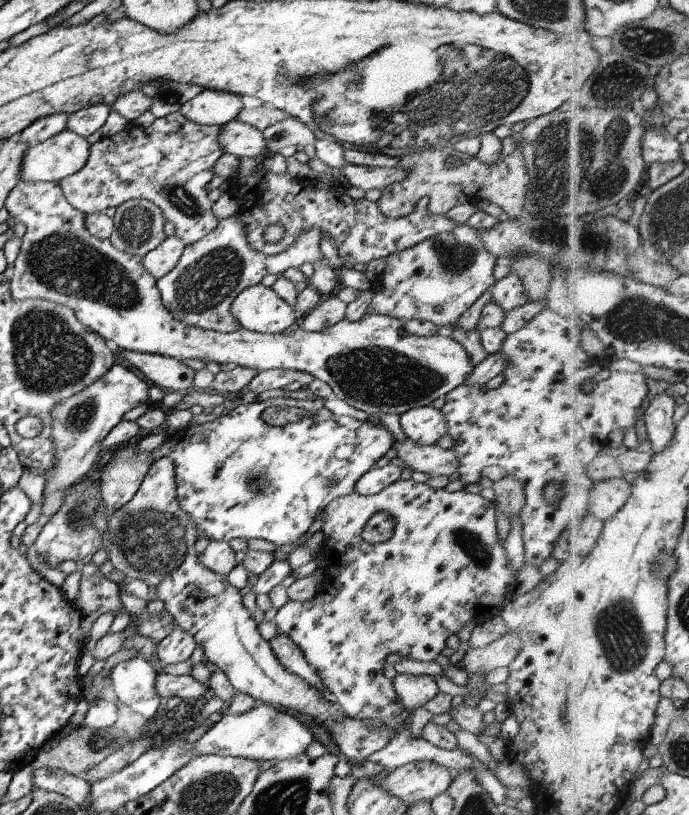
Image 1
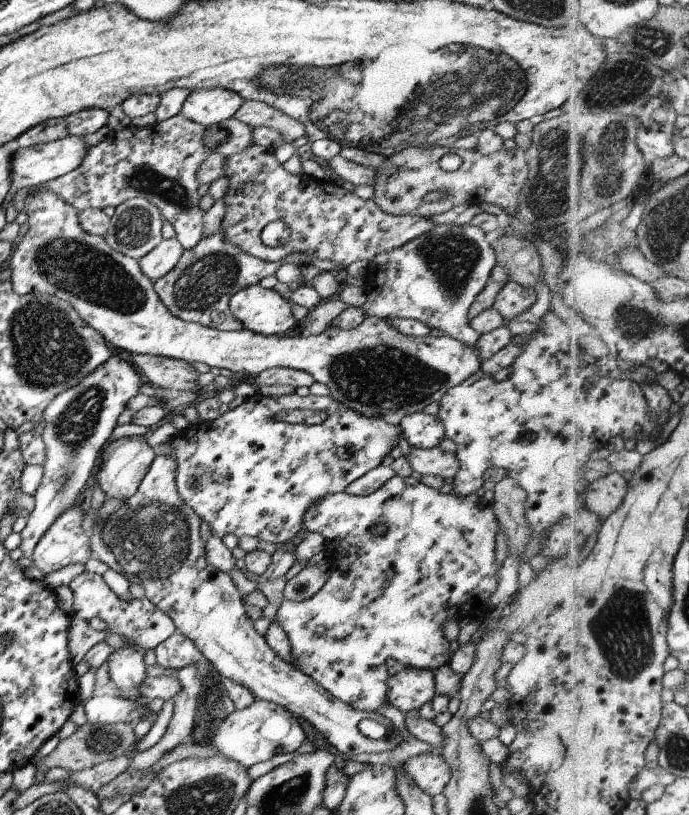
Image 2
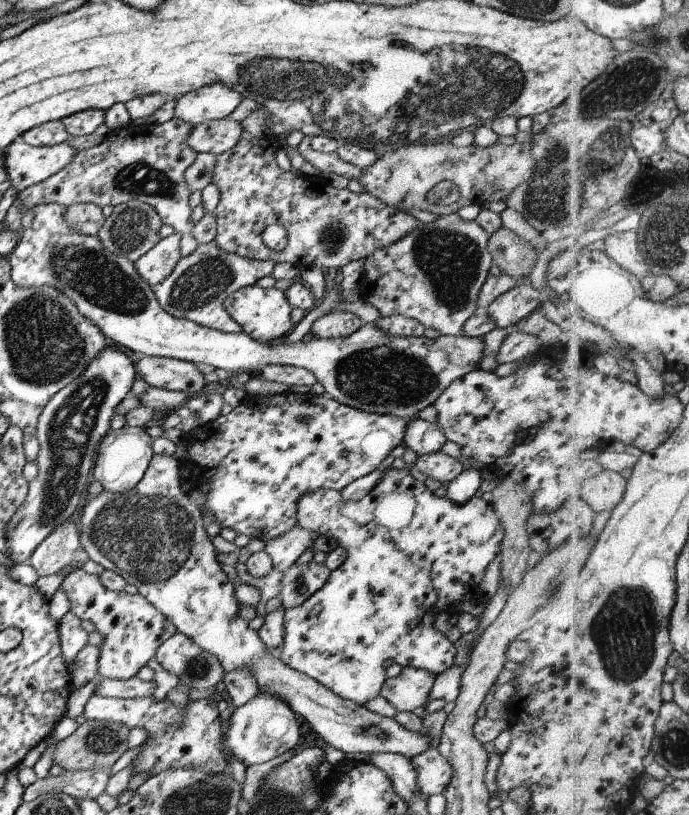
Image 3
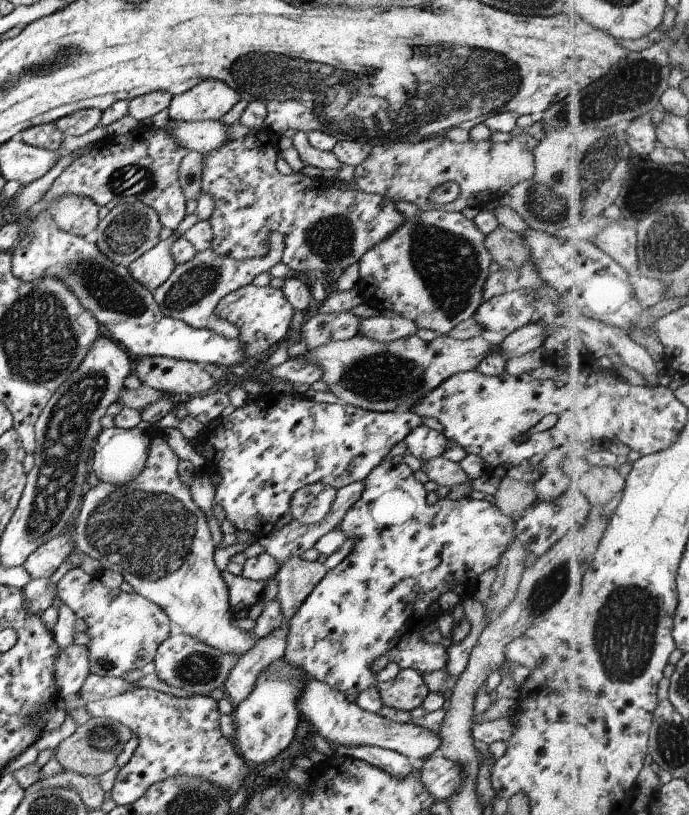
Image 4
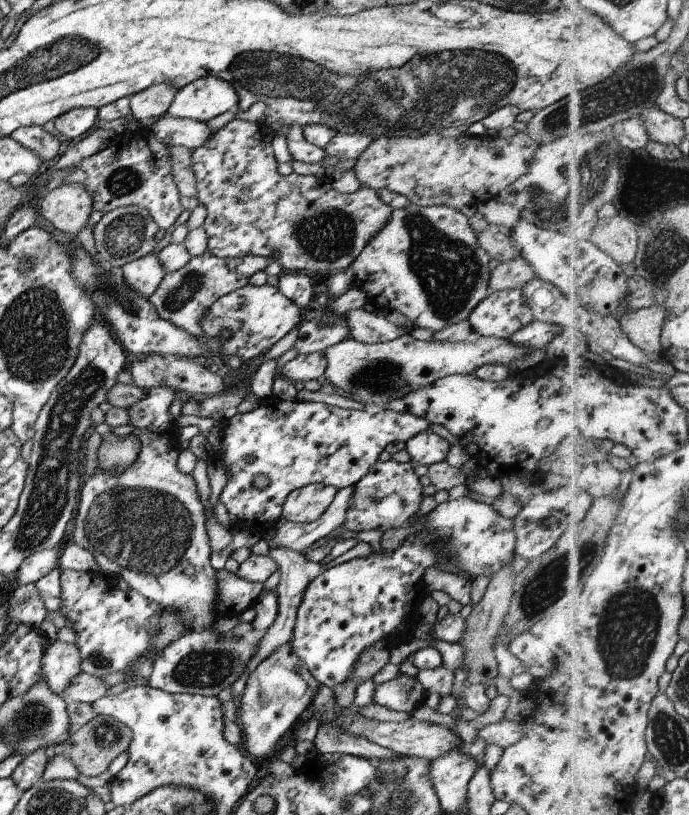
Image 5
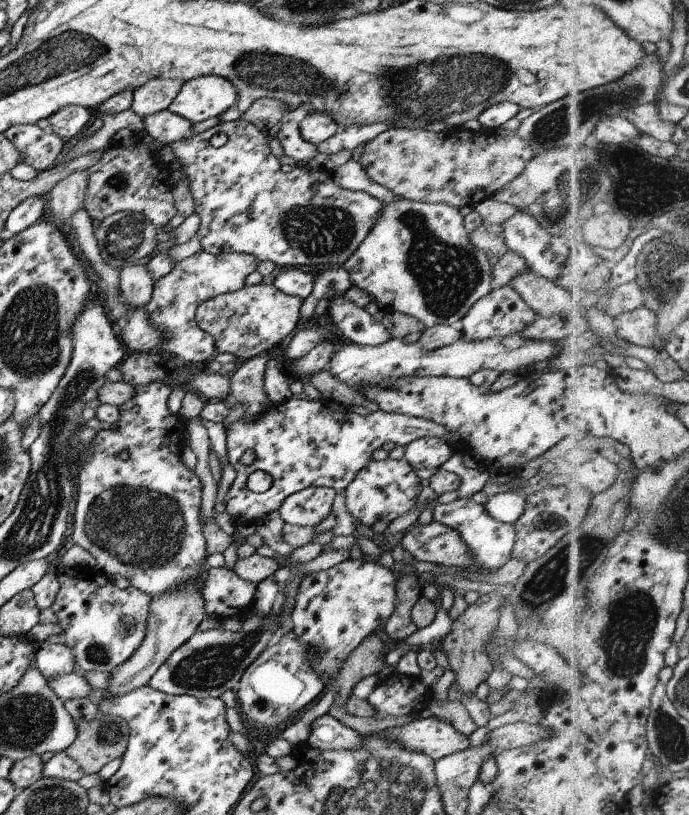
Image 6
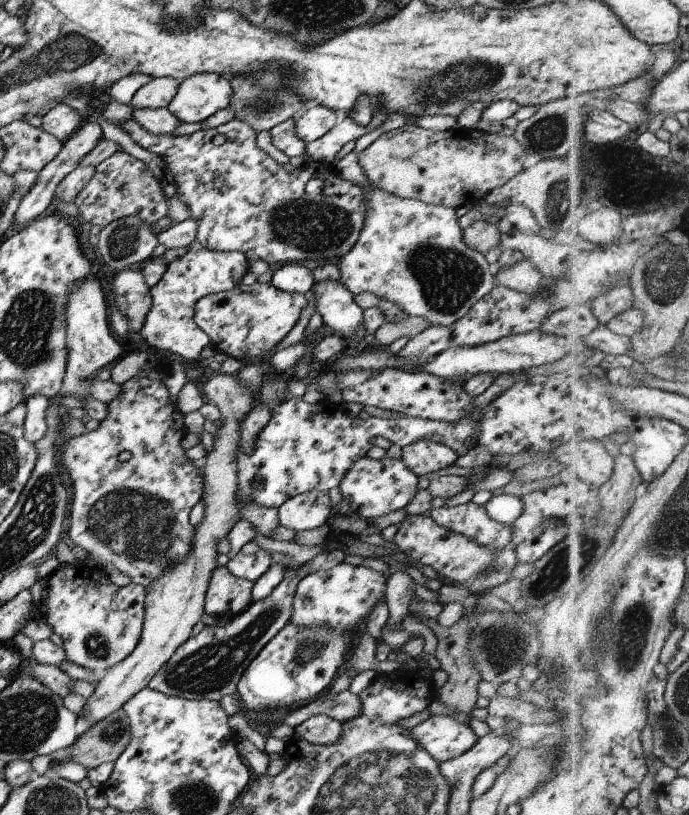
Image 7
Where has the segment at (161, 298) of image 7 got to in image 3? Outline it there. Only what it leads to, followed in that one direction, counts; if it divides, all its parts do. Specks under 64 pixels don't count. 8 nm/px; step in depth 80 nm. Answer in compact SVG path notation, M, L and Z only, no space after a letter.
M211 241L196 245L193 252L177 260L173 270L151 287L159 306L171 316L185 319L222 333L241 333L241 327L225 312L222 302L237 289L255 285L261 277L271 275L271 261L260 261L226 253Z

